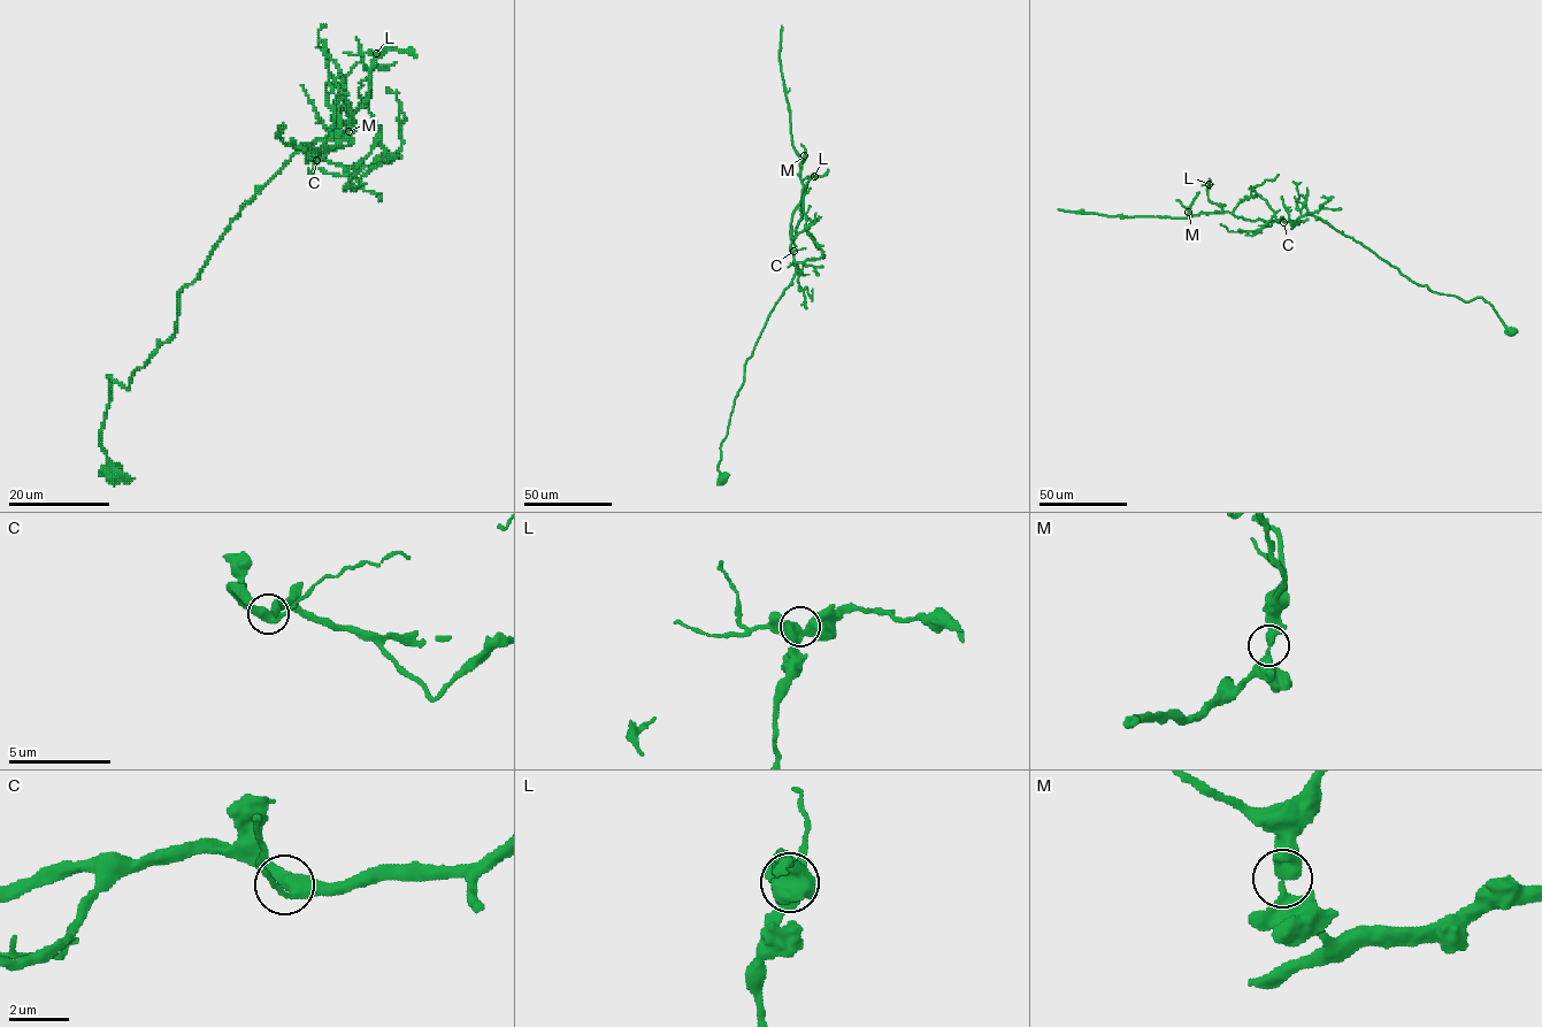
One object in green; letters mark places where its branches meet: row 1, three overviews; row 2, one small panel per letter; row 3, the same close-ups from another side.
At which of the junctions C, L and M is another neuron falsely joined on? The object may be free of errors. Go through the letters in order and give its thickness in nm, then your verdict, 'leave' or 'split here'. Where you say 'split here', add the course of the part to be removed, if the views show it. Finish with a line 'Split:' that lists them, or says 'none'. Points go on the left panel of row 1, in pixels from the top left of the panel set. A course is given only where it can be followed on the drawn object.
C: 400 nm | leave
L: 460 nm | leave
M: 420 nm | leave
Split: none

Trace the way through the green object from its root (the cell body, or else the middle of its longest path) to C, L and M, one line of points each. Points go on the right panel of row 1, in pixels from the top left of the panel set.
C: (1512, 331), (1482, 298), (1465, 301), (1432, 292), (1319, 217), (1306, 214), (1283, 222)
L: (1512, 331), (1482, 298), (1465, 301), (1432, 292), (1319, 217), (1264, 222), (1224, 212), (1209, 199), (1209, 184)
M: (1512, 331), (1482, 298), (1465, 301), (1432, 292), (1319, 217), (1264, 222), (1188, 212)

